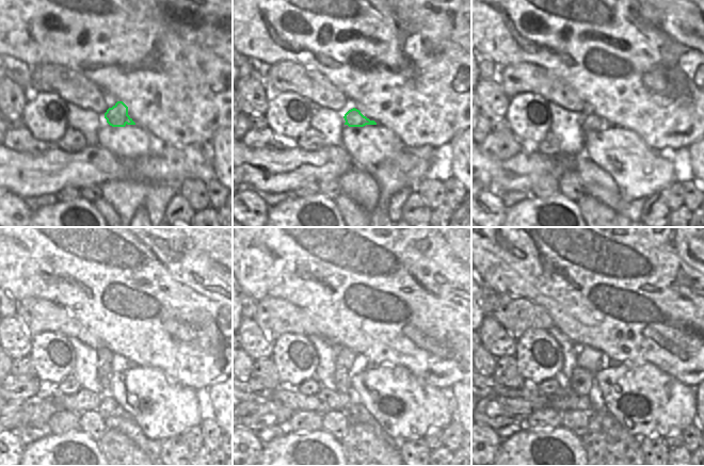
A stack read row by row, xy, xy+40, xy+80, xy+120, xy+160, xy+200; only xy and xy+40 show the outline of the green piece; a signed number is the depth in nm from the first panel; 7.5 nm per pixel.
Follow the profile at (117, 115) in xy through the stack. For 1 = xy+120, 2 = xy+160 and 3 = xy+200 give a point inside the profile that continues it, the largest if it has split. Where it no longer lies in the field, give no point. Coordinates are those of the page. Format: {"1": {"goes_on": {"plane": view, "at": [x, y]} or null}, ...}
{"1": {"goes_on": {"plane": "xy+120", "at": [118, 364]}}, "2": {"goes_on": {"plane": "xy+160", "at": [342, 375]}}, "3": {"goes_on": {"plane": "xy+200", "at": [581, 381]}}}

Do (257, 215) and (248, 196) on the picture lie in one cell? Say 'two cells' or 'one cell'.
one cell

